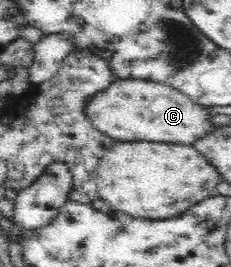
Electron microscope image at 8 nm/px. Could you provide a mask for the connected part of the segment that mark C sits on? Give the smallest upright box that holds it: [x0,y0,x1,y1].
[86,79,214,147]

